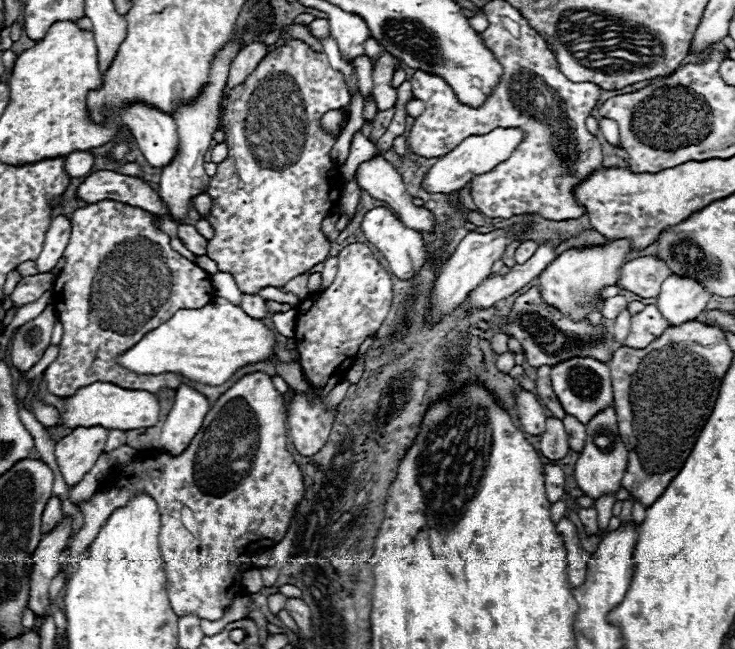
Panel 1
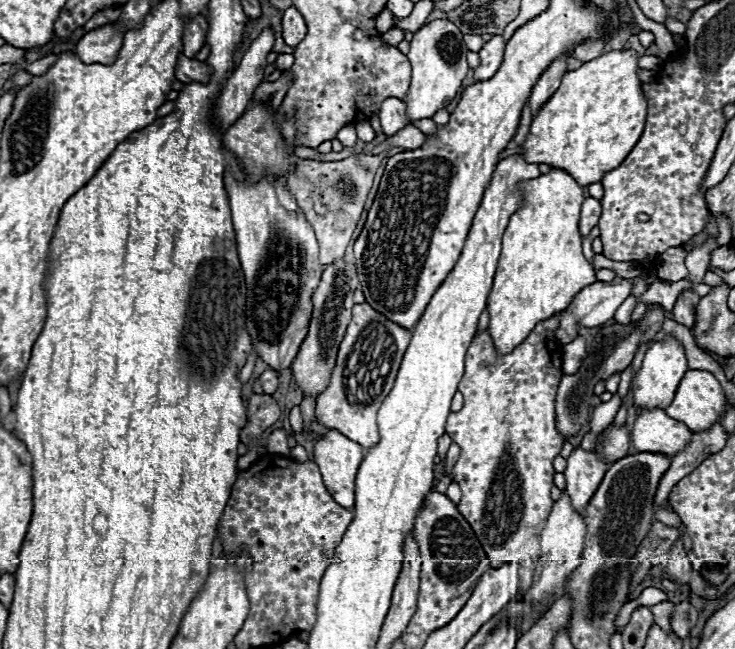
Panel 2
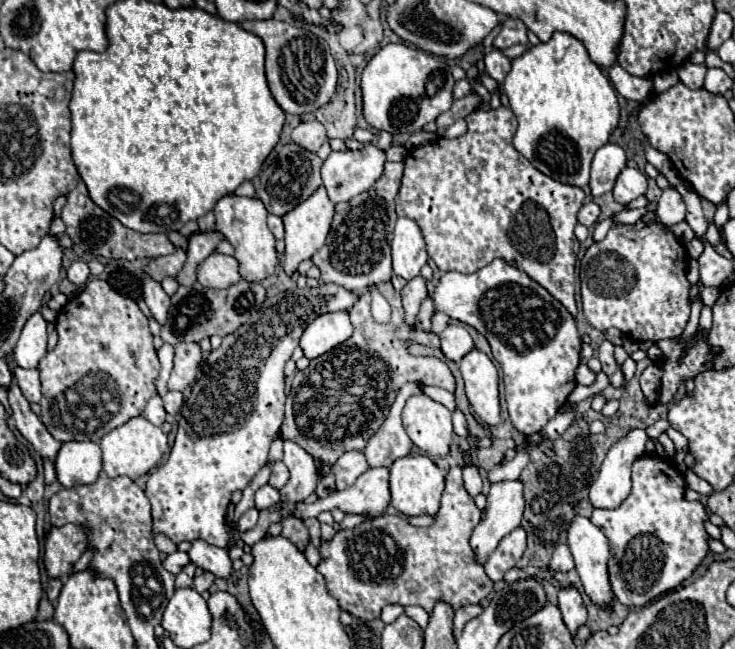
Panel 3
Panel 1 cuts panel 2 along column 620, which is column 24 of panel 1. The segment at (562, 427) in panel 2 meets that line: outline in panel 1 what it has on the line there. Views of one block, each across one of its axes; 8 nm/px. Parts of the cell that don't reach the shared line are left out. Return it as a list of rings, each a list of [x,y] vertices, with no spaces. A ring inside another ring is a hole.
[[[48,306],[38,318],[26,322],[16,330],[10,346],[10,364],[20,372],[28,372],[46,352],[52,338],[52,328],[58,316],[52,306]]]

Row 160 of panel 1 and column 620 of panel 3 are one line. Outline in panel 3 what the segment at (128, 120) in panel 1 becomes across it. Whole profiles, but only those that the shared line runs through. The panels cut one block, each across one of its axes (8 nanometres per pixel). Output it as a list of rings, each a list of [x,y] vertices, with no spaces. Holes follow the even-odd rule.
[[[616,144],[602,146],[592,160],[590,168],[590,192],[592,196],[602,196],[612,190],[618,172],[626,166],[626,154]]]

